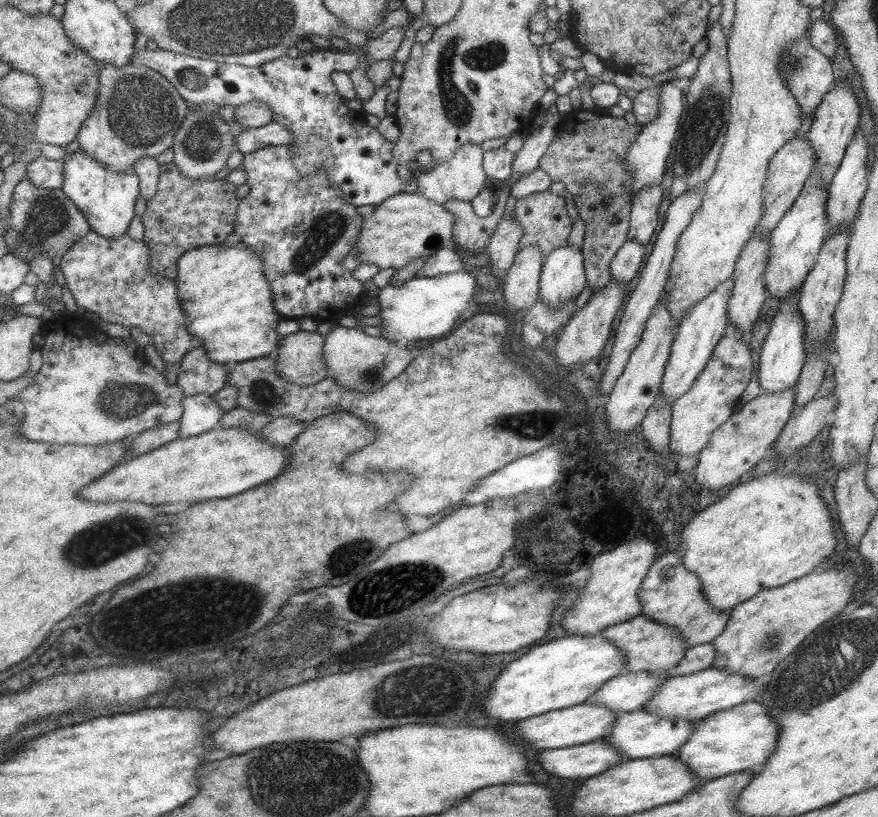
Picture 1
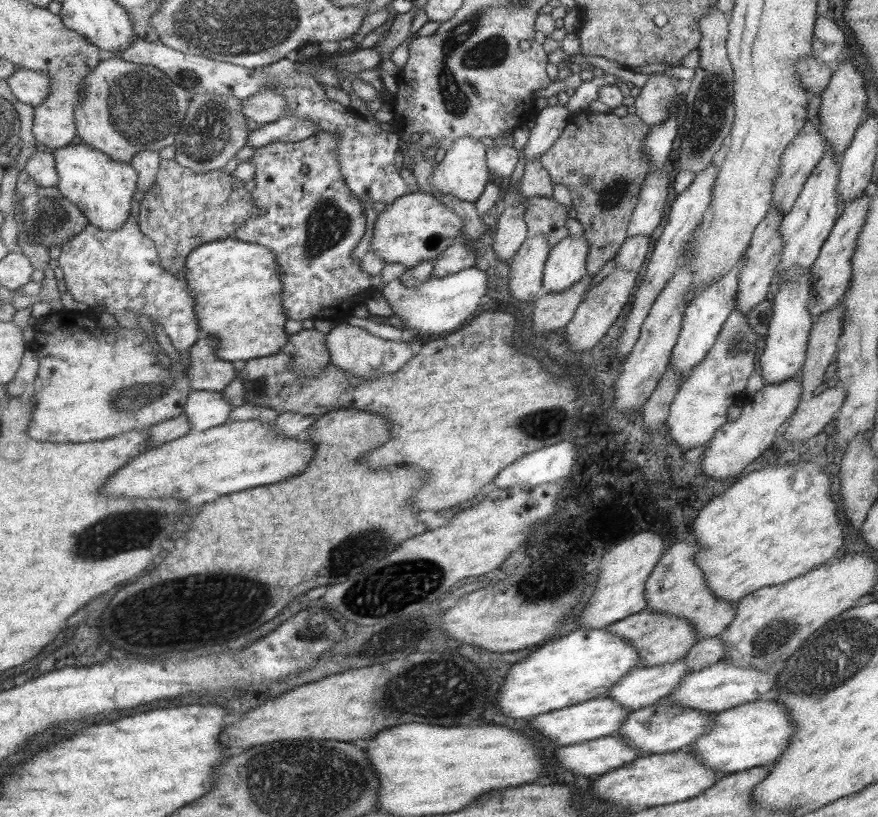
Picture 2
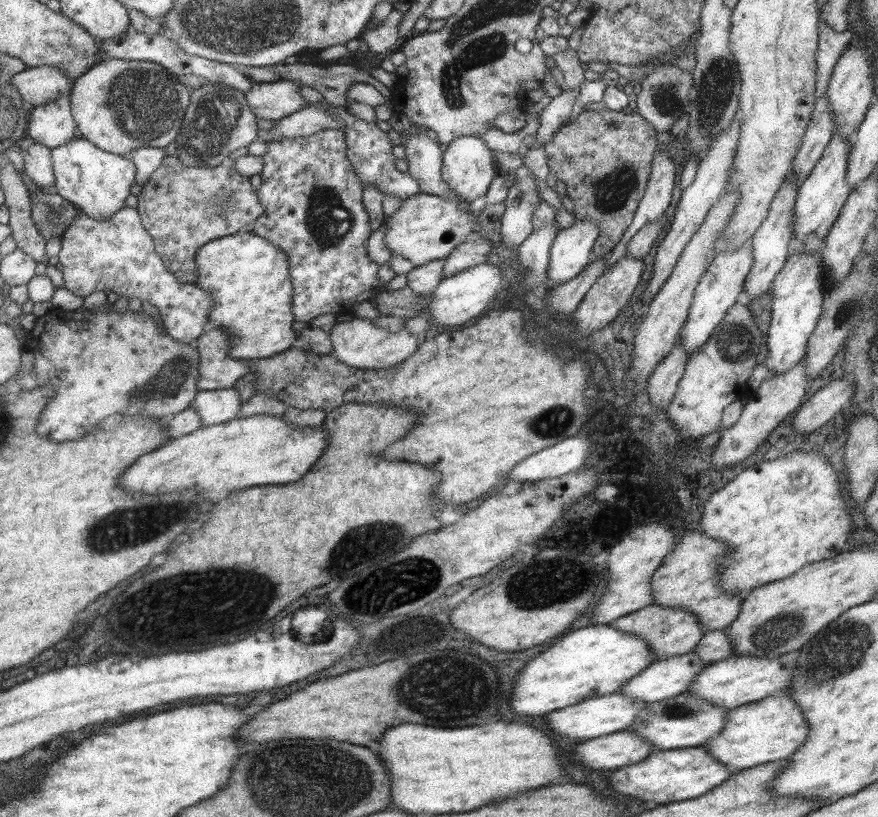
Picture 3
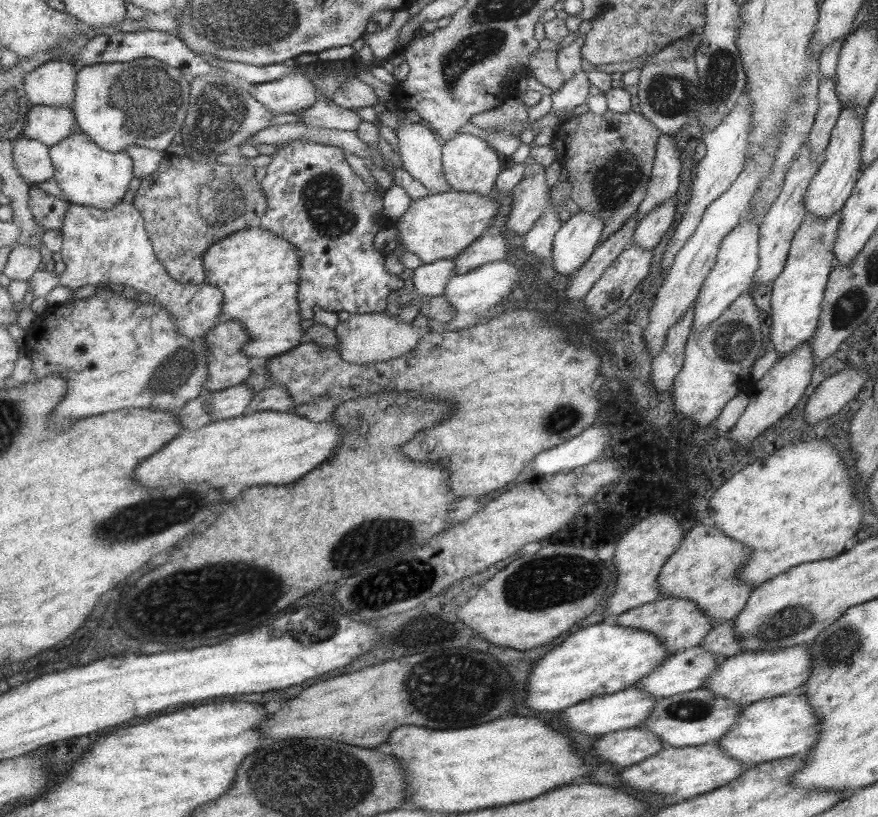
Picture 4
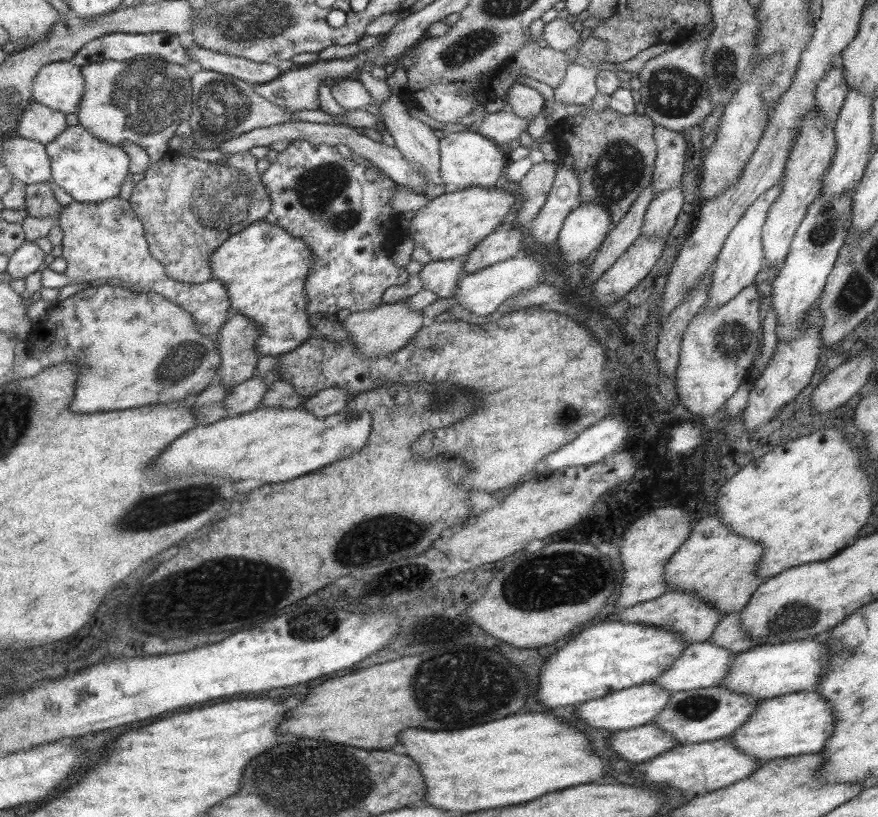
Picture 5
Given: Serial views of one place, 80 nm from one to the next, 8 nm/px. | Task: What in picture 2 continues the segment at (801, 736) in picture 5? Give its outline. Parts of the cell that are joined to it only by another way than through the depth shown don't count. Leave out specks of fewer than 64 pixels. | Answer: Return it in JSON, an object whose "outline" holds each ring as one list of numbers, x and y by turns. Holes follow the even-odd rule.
{"outline":[[752,701,714,714,713,724,703,736,693,744,685,747,685,751,697,755,697,759,714,770,719,777,739,773,747,768,771,764,777,760,789,745,794,736,794,721,789,710,781,703]]}

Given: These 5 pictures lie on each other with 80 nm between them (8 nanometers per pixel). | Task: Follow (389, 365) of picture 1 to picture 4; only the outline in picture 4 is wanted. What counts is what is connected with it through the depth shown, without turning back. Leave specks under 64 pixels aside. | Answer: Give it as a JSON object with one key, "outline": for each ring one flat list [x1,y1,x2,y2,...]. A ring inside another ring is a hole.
{"outline":[[382,312,349,315,335,327,340,342,340,354,349,363,369,364,397,360,400,356,410,353,418,344,419,328,410,322,402,322,396,316,389,317]]}

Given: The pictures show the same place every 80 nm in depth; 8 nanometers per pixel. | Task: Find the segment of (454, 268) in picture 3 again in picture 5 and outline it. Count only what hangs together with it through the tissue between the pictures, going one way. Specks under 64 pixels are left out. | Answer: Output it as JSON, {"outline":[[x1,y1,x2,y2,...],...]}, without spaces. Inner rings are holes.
{"outline":[[506,226,486,234,486,237,462,258,462,274,473,274,495,262,517,256,522,247,521,235,524,232,519,227]]}

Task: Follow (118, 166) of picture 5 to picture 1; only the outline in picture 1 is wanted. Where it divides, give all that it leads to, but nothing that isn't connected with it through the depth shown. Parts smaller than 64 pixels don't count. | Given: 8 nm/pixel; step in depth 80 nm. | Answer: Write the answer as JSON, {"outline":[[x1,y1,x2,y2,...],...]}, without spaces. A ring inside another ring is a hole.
{"outline":[[81,150,71,155,65,153,64,160,66,181,62,189,67,198,82,210,97,234,105,238,121,238,135,218,135,204,142,194,140,176,133,169,128,172,109,170]]}

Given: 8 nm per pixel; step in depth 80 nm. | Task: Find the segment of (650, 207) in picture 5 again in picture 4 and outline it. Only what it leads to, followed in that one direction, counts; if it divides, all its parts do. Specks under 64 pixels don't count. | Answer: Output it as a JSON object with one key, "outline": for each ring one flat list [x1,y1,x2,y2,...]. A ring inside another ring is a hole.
{"outline":[[674,195,659,206,653,206,653,211,638,220,630,238,630,243,642,247,643,250,653,250,673,222,675,203]]}

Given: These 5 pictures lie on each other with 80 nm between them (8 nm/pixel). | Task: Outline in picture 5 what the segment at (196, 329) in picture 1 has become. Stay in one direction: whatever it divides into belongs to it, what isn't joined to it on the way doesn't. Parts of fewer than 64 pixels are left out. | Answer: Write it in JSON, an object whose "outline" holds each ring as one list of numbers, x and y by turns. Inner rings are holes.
{"outline":[[265,220,255,222,249,228,230,237,210,256,214,279,220,280,230,294,231,308,248,316,260,330,256,351,261,356,277,356,290,353,311,338,310,315,306,311,306,282,312,263,311,249,284,228]]}

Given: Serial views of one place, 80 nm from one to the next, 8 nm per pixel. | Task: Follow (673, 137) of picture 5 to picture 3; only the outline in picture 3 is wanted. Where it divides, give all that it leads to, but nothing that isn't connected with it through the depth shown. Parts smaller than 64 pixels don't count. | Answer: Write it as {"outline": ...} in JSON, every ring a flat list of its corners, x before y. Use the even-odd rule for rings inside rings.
{"outline":[[660,148,657,149,659,151,656,150,654,152,654,158,650,162,650,177,646,182,646,190,643,193,641,200,638,202,638,208,634,212,634,218,625,232,621,235,619,242,617,242,612,250,606,254,604,263,605,270,609,269,613,263,626,254,627,242,629,242,629,239,638,231,638,229,648,222,655,222,664,214,664,211,668,207,667,205,671,198,671,190,673,190,673,184,675,184,675,167,673,166,673,161,668,157,671,153,667,151,661,152]]}

